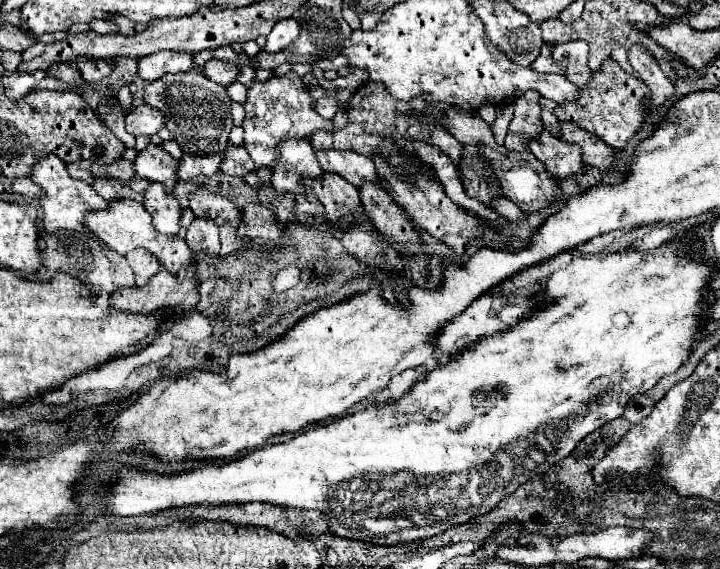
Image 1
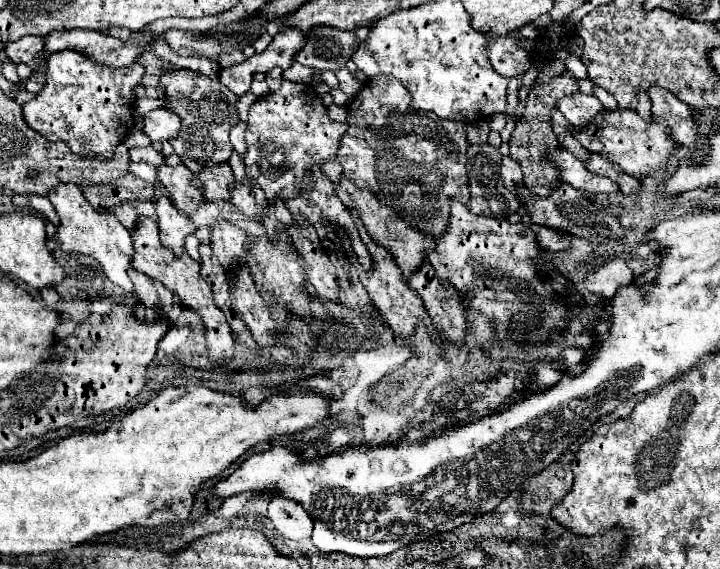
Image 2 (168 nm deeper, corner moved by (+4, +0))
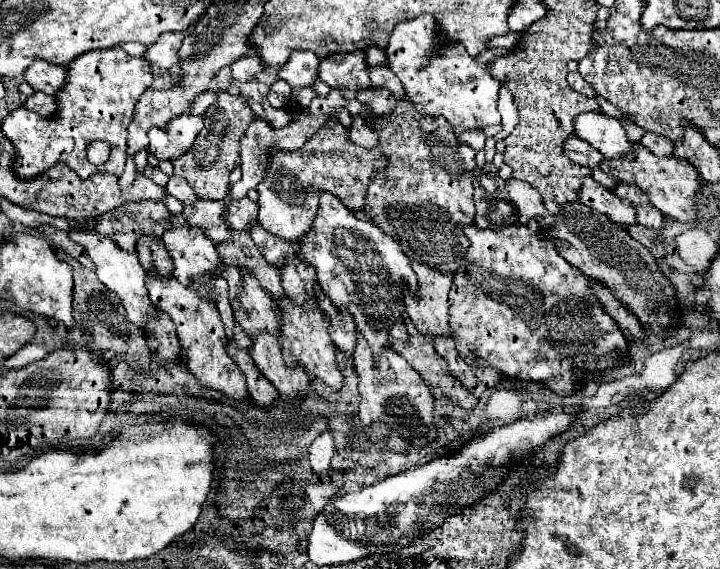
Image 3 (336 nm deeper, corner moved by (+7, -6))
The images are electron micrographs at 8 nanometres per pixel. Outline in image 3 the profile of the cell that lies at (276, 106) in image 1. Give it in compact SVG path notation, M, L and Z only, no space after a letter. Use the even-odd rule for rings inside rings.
M329 119L307 143L293 153L273 153L267 175L257 187L259 193L259 223L273 235L301 243L313 225L313 217L319 209L321 193L333 193L351 211L363 211L367 187L375 173L385 171L385 153L379 149L363 149L349 141L347 129Z

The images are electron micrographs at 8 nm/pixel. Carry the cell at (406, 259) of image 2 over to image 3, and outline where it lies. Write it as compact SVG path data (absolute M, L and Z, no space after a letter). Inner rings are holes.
M413 263L419 277L419 301L409 293L405 295L405 311L421 335L427 337L453 337L449 327L449 289L453 277L439 273L423 263Z

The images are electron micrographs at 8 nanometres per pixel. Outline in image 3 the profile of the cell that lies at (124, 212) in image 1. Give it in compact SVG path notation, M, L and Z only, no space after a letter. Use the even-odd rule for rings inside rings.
M151 273L151 275L147 275L147 289L149 289L151 303L157 309L165 311L173 319L175 329L177 329L177 337L179 337L179 343L183 349L183 363L195 375L199 385L205 389L219 391L225 397L231 397L235 401L249 399L249 393L245 387L245 377L239 371L239 367L235 365L235 361L227 355L229 341L225 337L223 321L219 317L217 307L205 299L199 299L197 291L193 291L191 287L183 287L173 277L167 281L159 281Z

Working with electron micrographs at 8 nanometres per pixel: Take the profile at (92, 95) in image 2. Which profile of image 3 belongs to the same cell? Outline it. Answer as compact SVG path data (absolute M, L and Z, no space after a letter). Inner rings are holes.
M119 45L113 49L99 49L93 53L83 53L79 55L69 67L67 67L67 83L65 89L61 89L61 93L57 95L57 103L59 109L55 113L53 119L43 119L37 113L19 107L15 111L11 111L7 115L7 119L1 123L1 131L5 133L5 137L15 145L17 149L17 157L13 159L13 173L17 173L19 179L33 179L41 173L45 173L49 167L53 167L55 163L65 163L69 169L73 169L81 179L93 175L93 173L111 173L115 177L119 177L123 173L125 167L125 159L127 159L127 127L131 123L133 117L133 109L135 109L135 101L139 99L139 95L143 91L149 89L153 75L151 75L151 65L147 59L143 57L131 57L127 55ZM95 139L103 139L109 141L111 145L111 157L105 165L91 165L87 159L87 145Z

